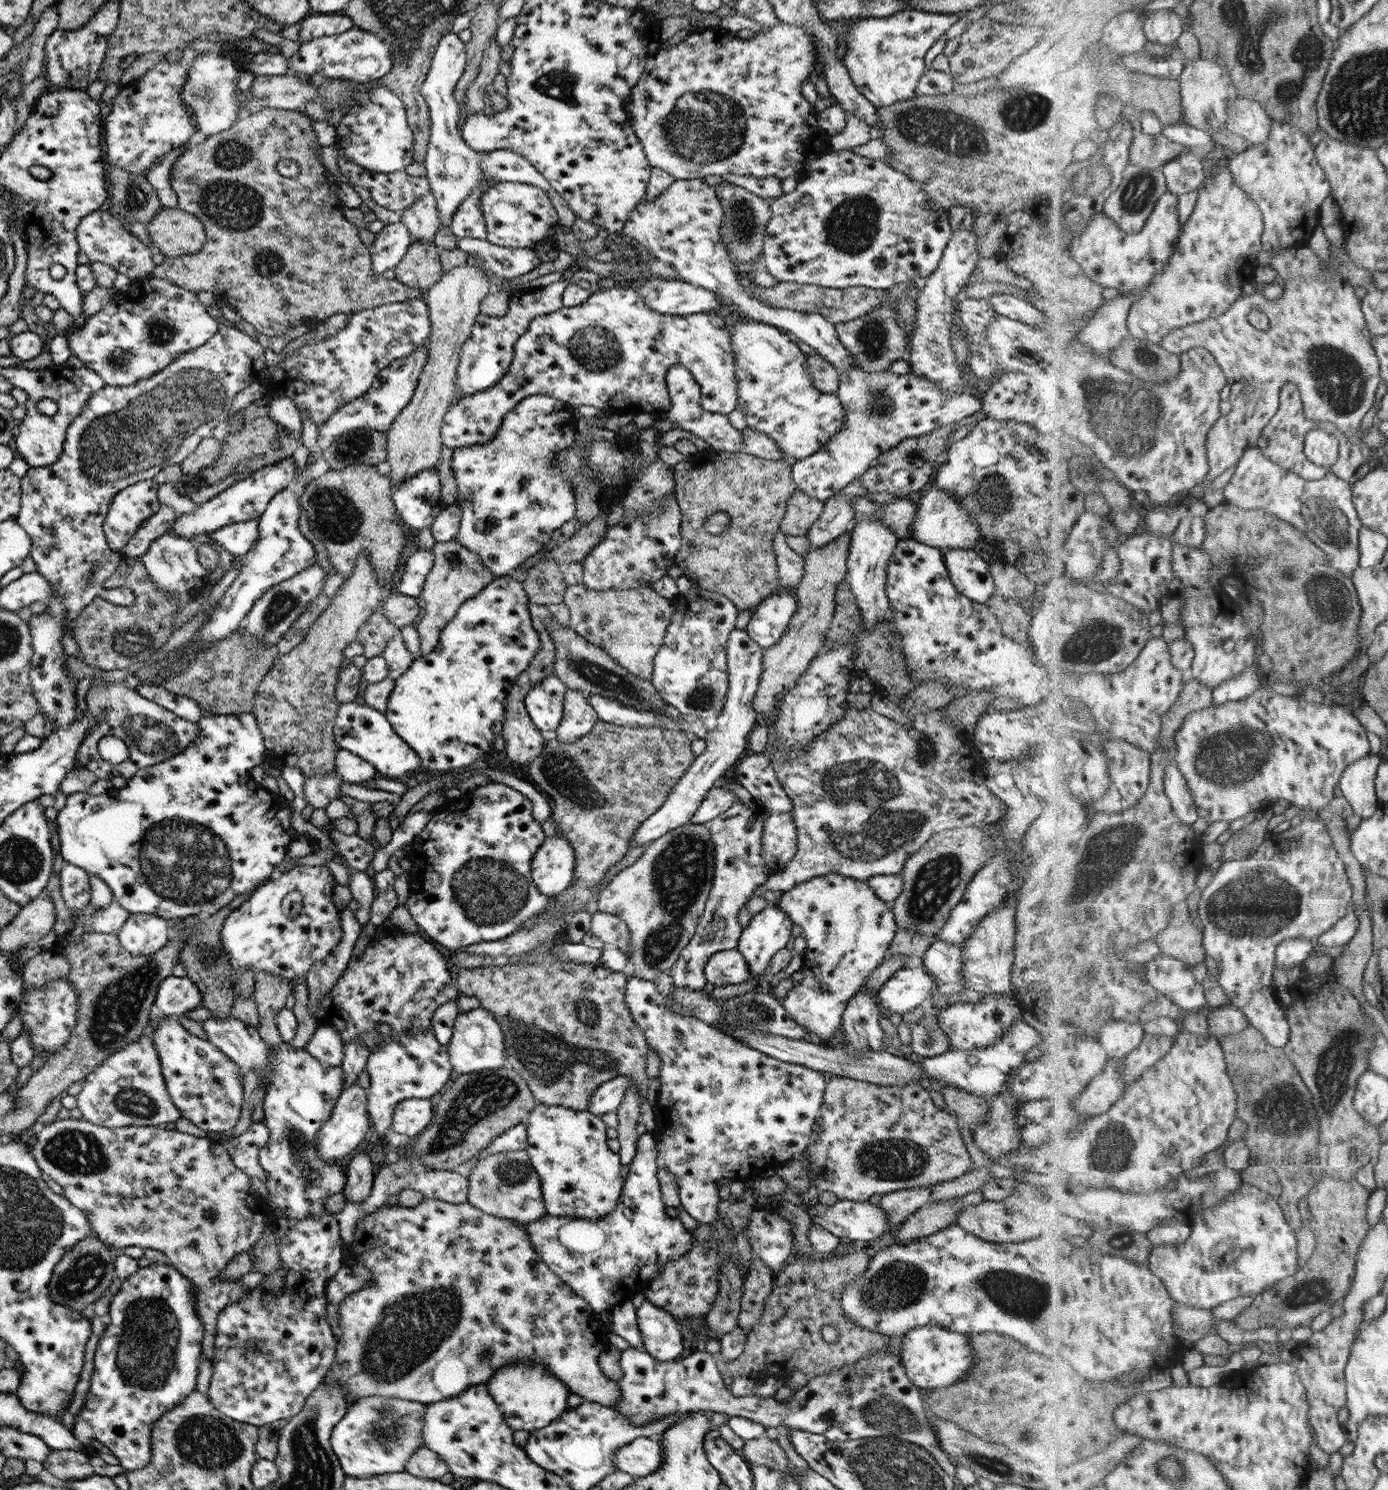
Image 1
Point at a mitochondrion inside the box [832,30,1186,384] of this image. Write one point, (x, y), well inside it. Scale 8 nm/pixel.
(941, 131)

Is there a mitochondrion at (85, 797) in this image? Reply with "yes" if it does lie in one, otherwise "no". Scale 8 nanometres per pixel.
no

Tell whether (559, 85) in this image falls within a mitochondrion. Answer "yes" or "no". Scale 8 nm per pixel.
yes

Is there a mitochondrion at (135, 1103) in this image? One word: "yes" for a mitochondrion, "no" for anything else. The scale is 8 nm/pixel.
yes

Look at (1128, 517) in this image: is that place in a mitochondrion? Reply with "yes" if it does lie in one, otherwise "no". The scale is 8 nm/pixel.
no

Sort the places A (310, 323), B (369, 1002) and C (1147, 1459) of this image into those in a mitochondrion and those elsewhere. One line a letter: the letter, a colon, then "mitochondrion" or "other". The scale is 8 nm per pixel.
A: other
B: other
C: other

